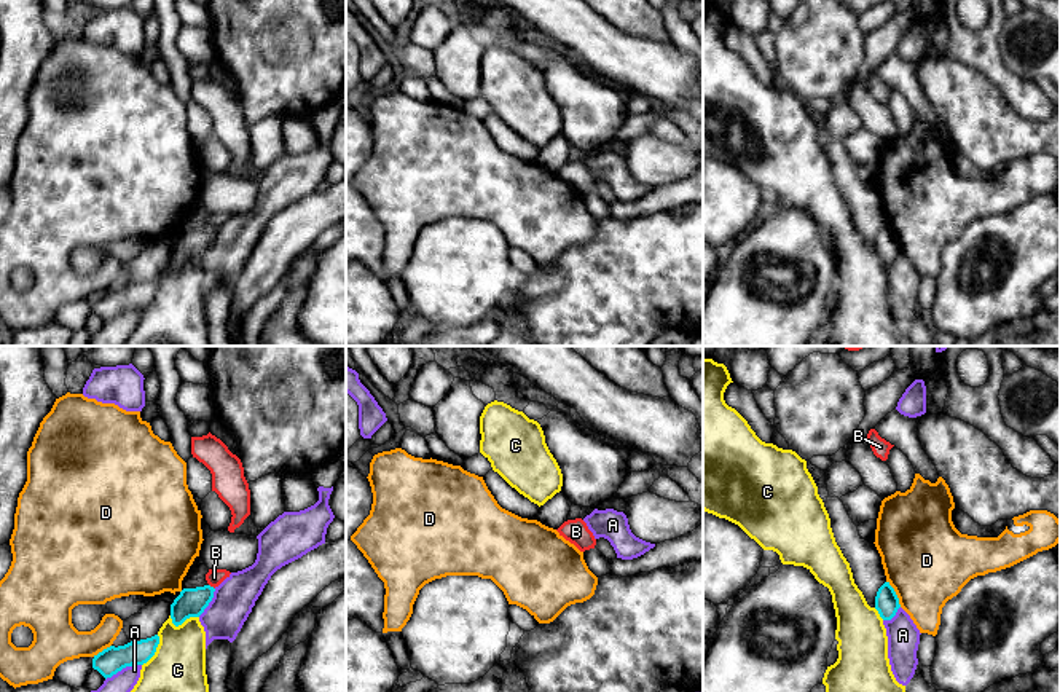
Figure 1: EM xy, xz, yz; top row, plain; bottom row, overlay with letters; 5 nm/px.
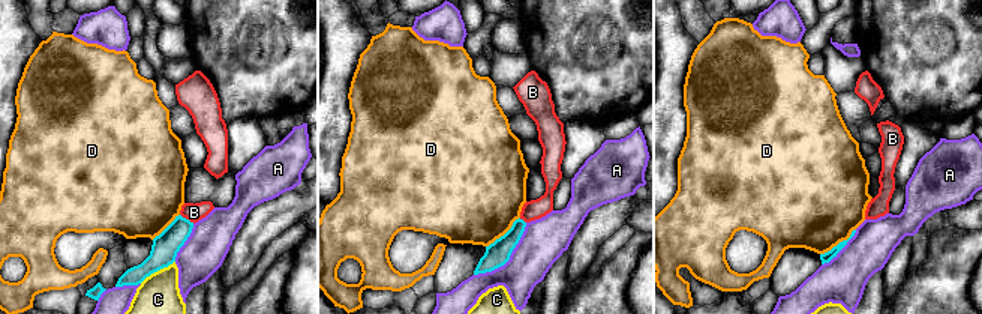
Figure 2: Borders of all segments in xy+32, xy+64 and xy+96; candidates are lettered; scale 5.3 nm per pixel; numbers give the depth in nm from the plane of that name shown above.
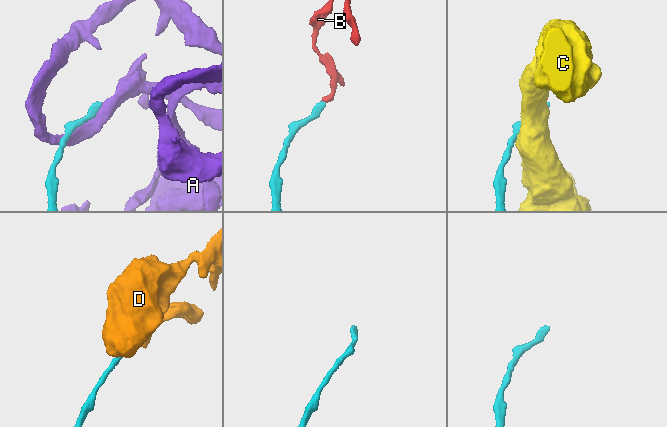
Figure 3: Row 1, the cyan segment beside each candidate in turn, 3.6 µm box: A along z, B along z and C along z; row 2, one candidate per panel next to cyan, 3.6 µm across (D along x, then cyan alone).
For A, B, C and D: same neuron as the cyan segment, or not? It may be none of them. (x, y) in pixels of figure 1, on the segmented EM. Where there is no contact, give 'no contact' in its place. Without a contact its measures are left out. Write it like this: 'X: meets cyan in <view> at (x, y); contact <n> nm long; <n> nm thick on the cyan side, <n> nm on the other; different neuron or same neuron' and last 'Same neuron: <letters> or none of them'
A: meets cyan in xy at (123, 667); contact 200 nm long; 140 nm thick on the cyan side, 110 nm on the other; different neuron
B: meets cyan in xy at (212, 587); contact 40 nm long; 140 nm thick on the cyan side, 90 nm on the other; different neuron
C: meets cyan in xy at (182, 622); contact 150 nm long; 140 nm thick on the cyan side, 280 nm on the other; different neuron
D: meets cyan in yz at (895, 593); contact 150 nm long; 120 nm thick on the cyan side, 440 nm on the other; different neuron
Same neuron: none of them

